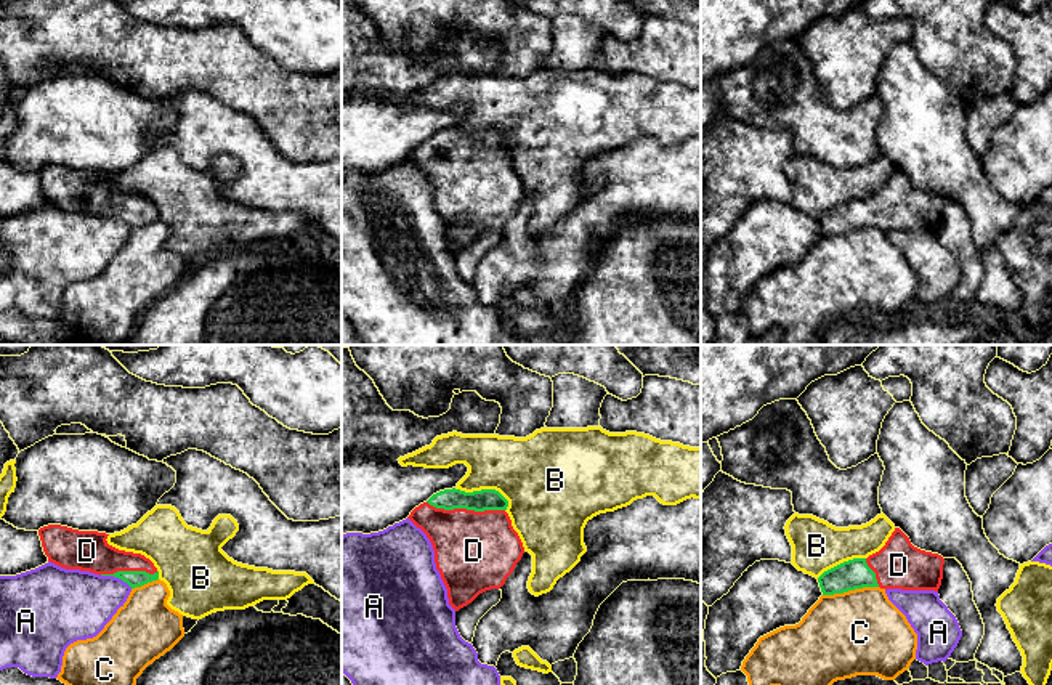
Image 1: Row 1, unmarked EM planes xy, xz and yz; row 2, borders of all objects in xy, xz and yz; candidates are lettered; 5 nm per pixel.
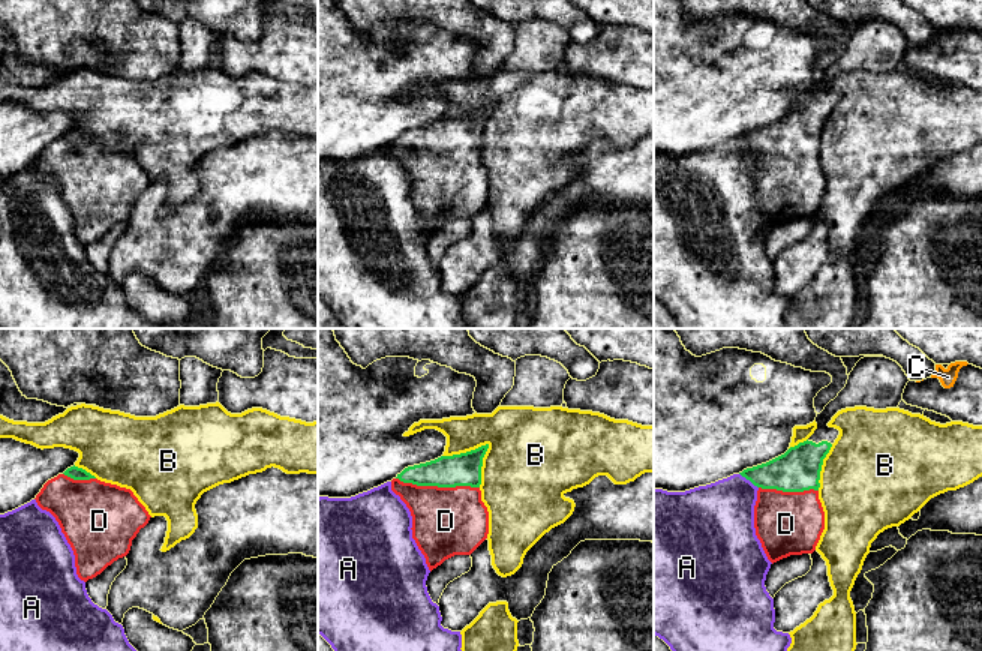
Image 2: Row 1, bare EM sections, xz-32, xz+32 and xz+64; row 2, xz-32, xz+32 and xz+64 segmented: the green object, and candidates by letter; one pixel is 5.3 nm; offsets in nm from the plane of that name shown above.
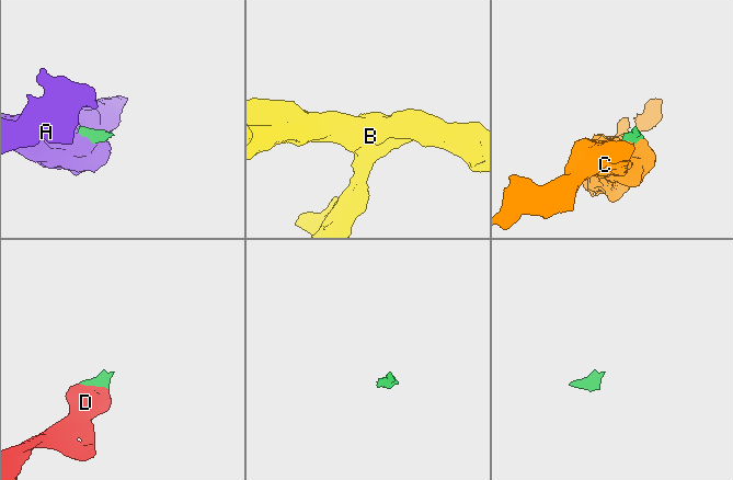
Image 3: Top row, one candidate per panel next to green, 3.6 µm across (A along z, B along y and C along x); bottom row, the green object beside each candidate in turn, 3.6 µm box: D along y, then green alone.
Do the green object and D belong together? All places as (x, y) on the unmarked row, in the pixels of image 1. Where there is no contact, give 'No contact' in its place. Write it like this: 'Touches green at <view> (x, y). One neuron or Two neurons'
Touches green at xz (465, 148). One neuron

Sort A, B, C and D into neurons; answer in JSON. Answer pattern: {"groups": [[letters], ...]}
{"groups": [["A"], ["B"], ["C"], ["D"]]}

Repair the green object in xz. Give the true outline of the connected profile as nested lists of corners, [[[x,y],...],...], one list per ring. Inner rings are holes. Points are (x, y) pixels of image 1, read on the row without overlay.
[[[452,128],[433,135],[407,157],[430,180],[436,210],[455,252],[479,234],[500,229],[524,194],[523,183],[505,152],[507,148],[508,141],[496,130],[465,133]]]

